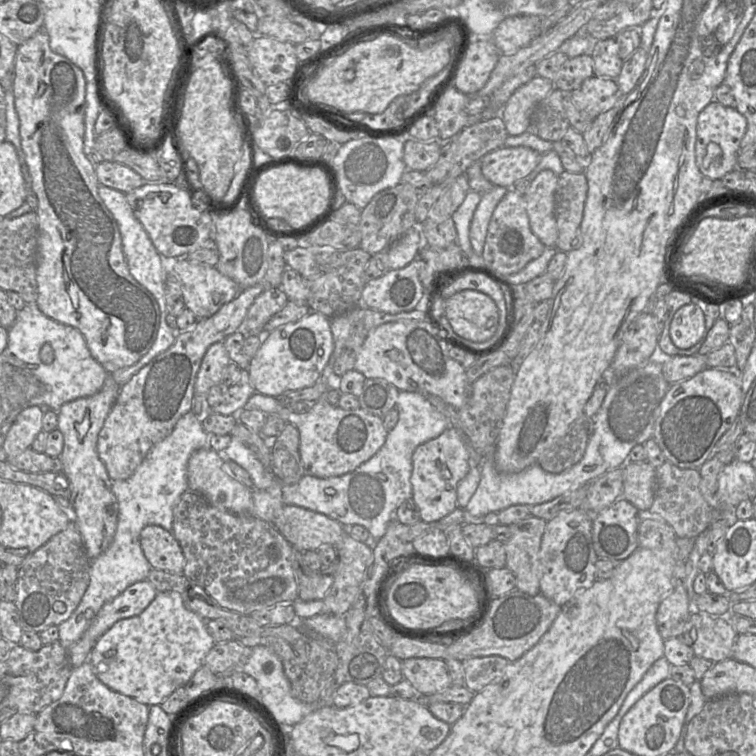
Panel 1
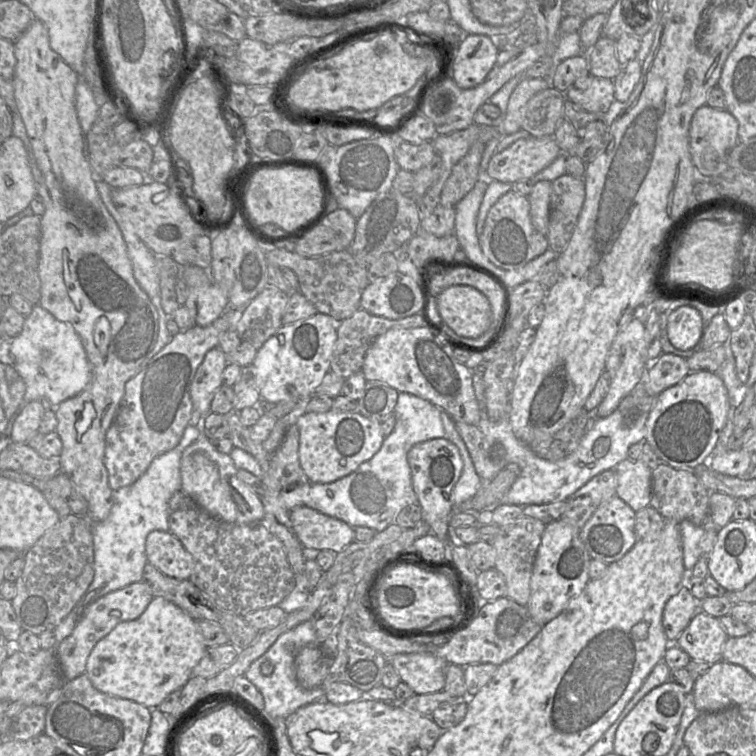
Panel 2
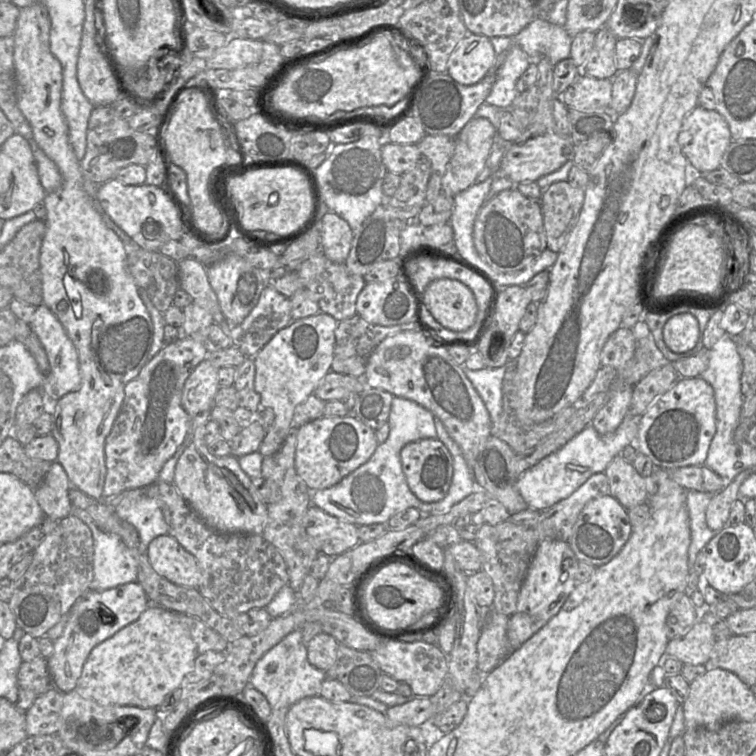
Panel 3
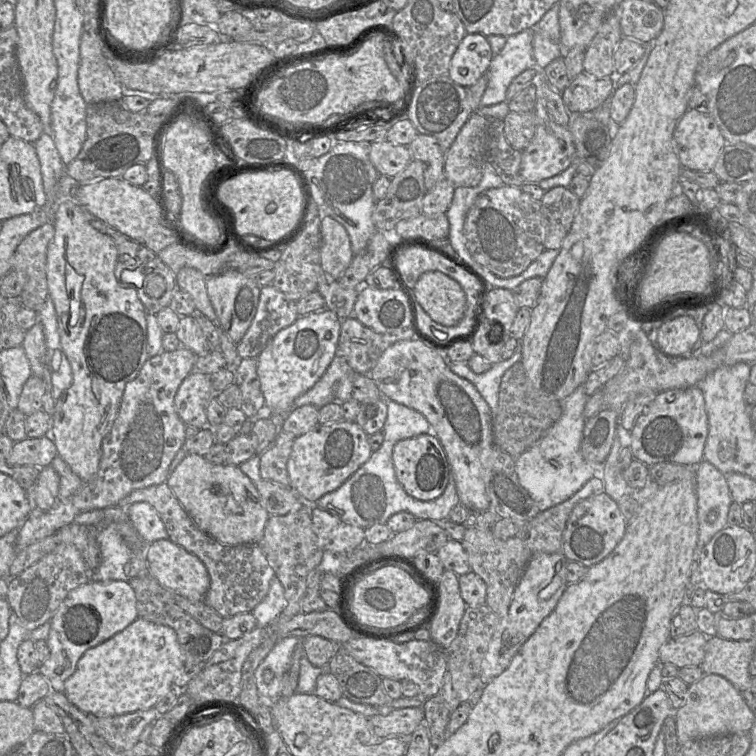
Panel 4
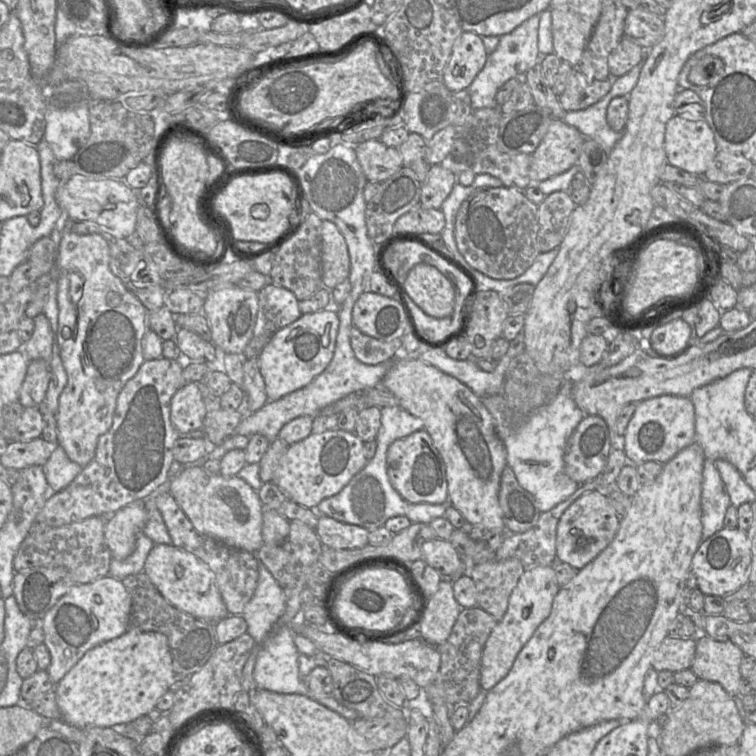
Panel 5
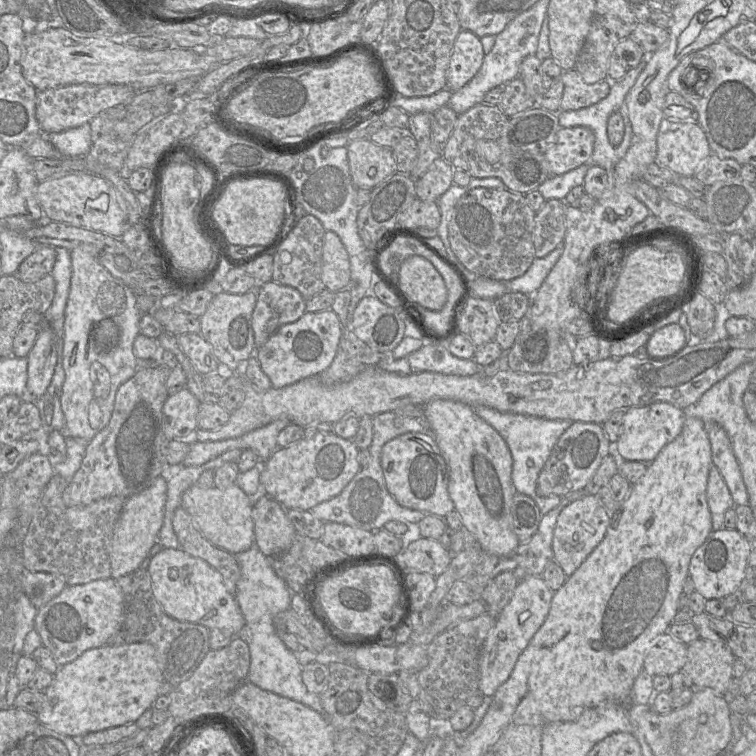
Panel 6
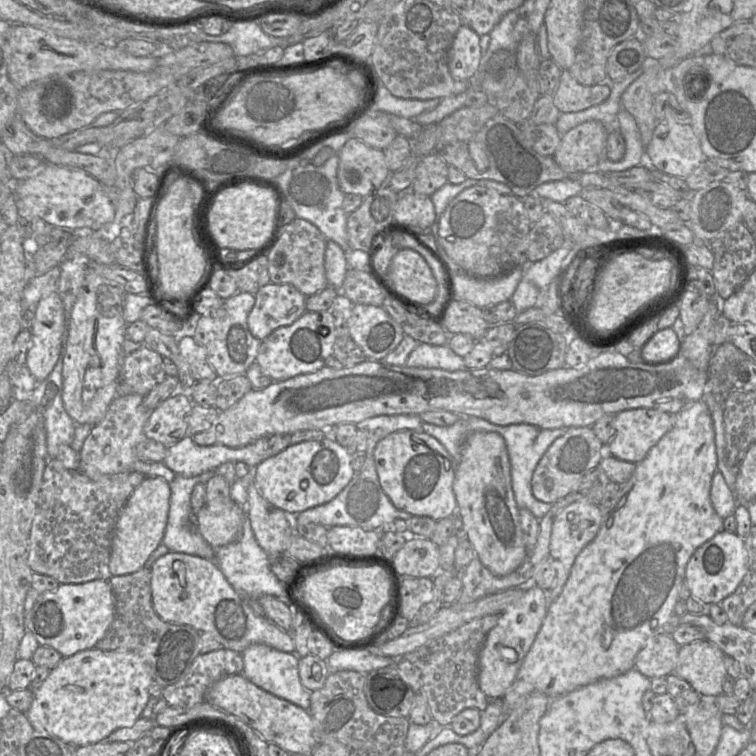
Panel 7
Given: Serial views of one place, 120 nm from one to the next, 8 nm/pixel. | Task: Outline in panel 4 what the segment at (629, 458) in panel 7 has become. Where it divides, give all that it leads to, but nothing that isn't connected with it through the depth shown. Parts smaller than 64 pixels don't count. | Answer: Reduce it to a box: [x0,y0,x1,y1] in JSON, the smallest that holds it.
[631,386,709,467]

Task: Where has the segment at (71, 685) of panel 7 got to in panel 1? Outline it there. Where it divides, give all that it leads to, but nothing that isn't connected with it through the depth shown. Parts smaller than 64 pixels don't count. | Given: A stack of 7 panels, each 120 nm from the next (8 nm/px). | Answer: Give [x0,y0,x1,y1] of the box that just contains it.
[88,592,215,706]

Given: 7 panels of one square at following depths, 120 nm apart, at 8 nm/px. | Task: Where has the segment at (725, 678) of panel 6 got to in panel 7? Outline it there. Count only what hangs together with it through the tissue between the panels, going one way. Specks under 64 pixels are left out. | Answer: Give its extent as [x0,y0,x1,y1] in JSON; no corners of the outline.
[673,639,728,696]

